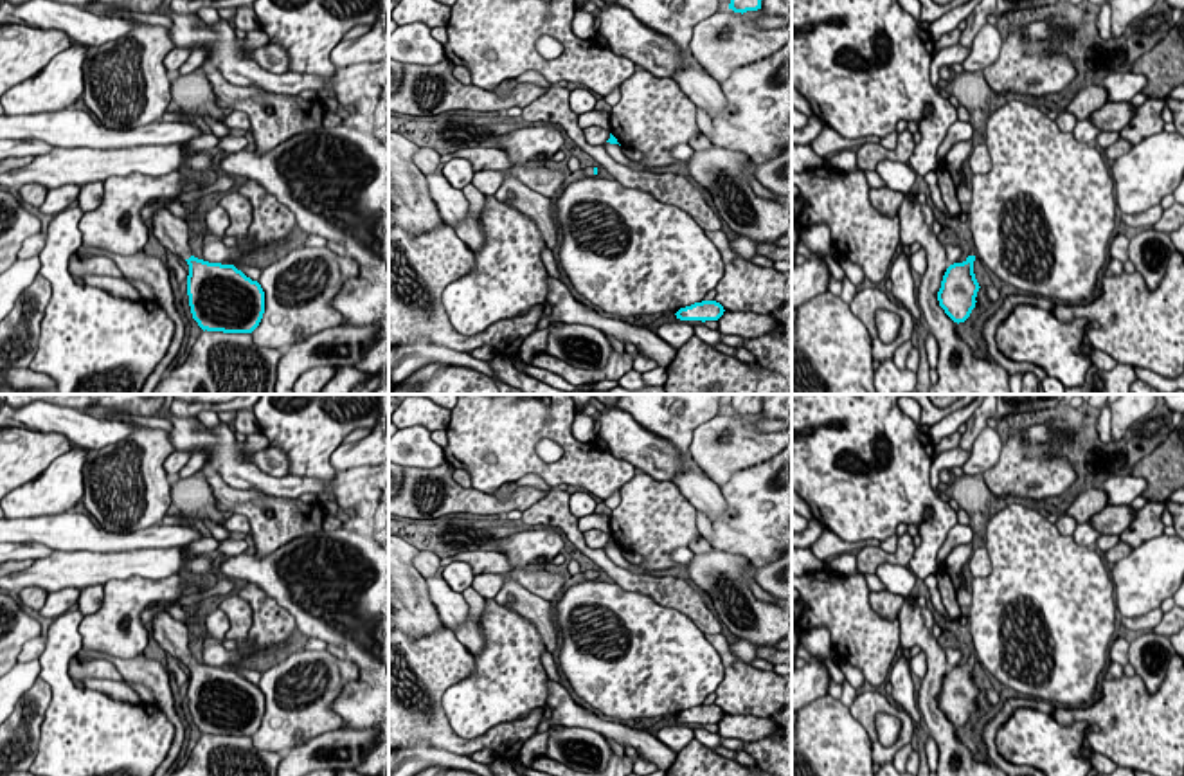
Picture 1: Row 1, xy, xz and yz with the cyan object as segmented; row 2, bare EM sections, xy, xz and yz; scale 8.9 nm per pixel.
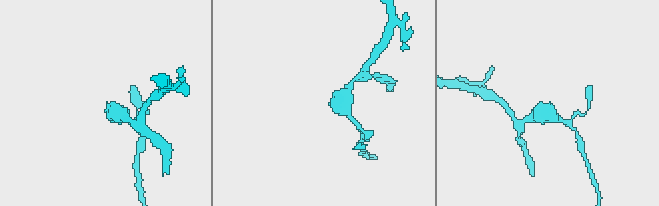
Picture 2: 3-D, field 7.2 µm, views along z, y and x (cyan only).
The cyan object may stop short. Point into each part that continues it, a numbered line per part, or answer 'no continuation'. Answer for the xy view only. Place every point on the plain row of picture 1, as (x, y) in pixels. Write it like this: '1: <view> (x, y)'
1: xy (171, 634)

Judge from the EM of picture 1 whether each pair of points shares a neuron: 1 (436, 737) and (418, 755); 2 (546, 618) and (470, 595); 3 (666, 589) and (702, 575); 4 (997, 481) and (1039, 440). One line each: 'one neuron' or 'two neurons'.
1: two neurons
2: one neuron
3: two neurons
4: one neuron

